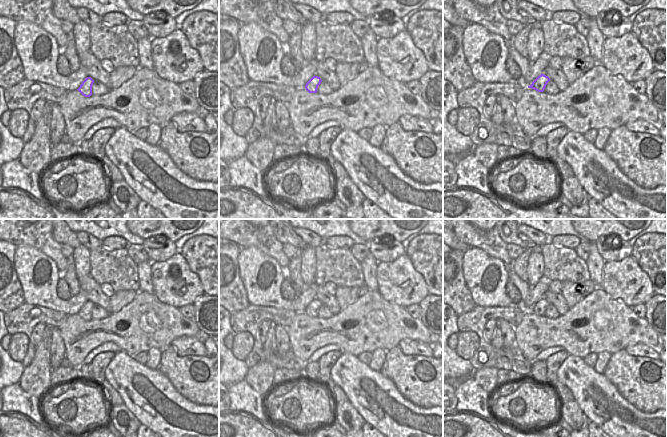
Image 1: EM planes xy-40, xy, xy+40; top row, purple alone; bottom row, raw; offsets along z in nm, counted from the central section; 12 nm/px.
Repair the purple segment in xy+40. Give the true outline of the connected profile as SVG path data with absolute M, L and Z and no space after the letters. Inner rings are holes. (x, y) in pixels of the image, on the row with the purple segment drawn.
M544 74L539 75L528 88L532 88L538 92L543 92L550 78Z

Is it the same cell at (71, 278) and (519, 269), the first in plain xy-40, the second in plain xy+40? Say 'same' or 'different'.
same

